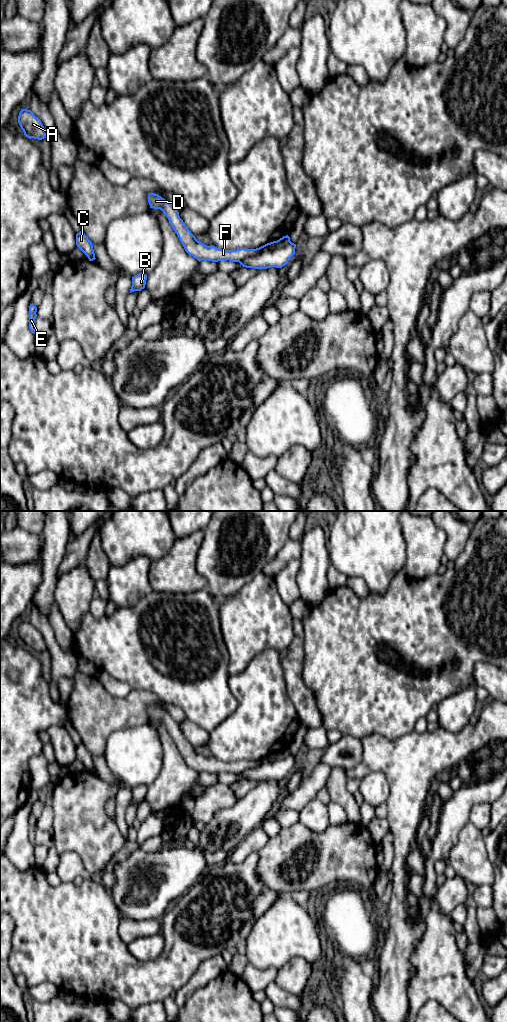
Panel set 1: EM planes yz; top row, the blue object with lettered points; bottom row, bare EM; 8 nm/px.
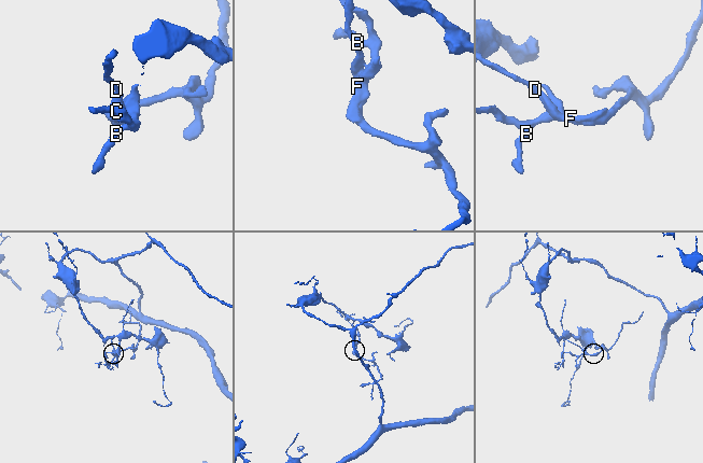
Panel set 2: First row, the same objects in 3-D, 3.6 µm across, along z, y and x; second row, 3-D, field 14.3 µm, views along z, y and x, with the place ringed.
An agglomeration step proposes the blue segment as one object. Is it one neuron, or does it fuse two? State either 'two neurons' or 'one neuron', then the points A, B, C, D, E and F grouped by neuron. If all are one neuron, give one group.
one neuron | A B C D E F

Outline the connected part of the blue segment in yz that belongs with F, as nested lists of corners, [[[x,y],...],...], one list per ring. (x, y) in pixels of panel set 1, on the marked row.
[[[149,193],[148,202],[150,208],[160,209],[166,215],[185,251],[199,262],[230,260],[239,262],[246,268],[261,270],[270,267],[282,268],[295,254],[296,244],[290,241],[288,235],[256,249],[222,250],[213,245],[207,246],[196,239],[180,218],[179,212],[164,198],[158,194]]]

